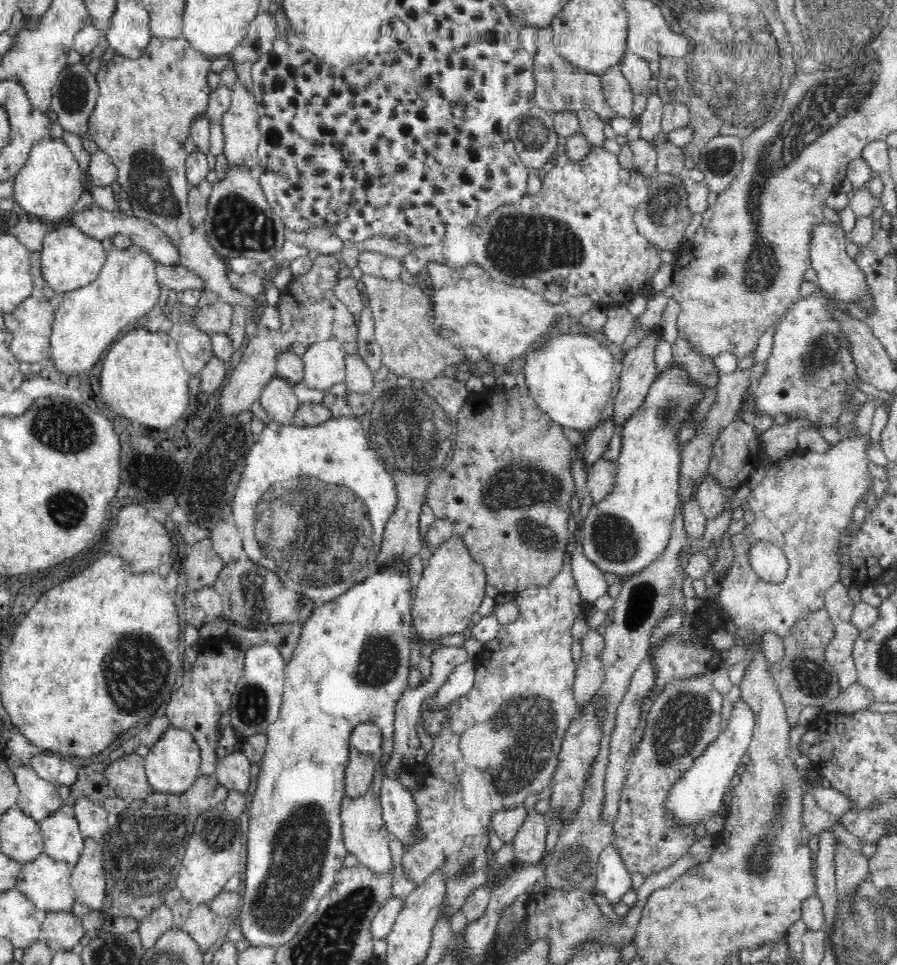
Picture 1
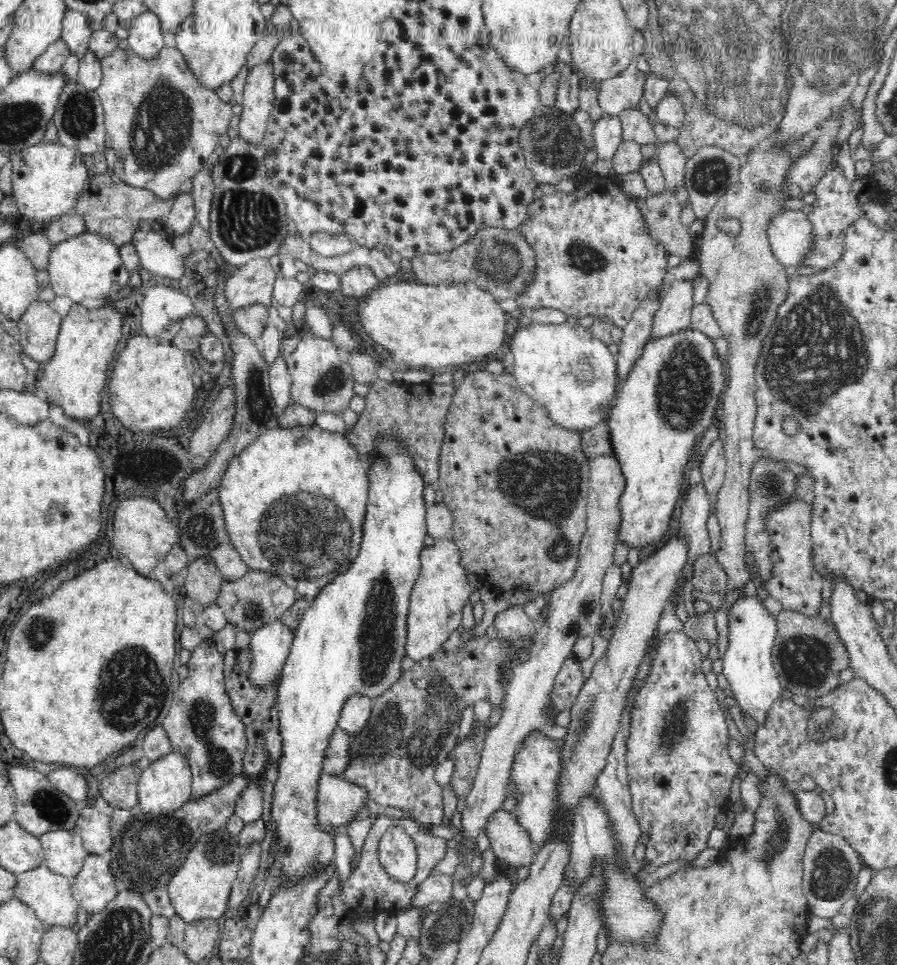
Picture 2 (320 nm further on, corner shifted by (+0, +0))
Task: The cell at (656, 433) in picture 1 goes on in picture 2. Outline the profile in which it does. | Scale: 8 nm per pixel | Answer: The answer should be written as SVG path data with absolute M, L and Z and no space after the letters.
M688 327L680 330L680 332L674 332L674 334L668 334L668 336L658 336L658 338L650 334L646 338L646 342L644 342L642 354L640 354L638 360L628 370L624 380L619 381L606 421L609 424L613 454L618 459L621 471L625 476L625 489L619 506L621 508L621 525L617 529L617 536L620 536L620 540L624 540L628 546L632 546L632 548L634 546L640 546L642 548L642 546L648 546L648 544L658 542L664 534L670 534L672 512L674 512L674 508L681 502L680 490L682 490L684 468L689 464L688 460L690 460L690 456L694 452L694 446L698 444L698 440L705 434L708 427L713 424L712 420L714 420L714 414L716 414L716 408L718 408L718 398L720 398L720 395L725 389L726 379L724 377L724 366L720 362L713 340L708 338L701 330L694 330Z

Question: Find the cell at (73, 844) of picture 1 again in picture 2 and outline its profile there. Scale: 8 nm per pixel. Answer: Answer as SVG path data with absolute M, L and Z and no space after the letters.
M57 830L44 833L40 838L43 848L43 864L52 872L74 878L87 857L82 839L73 830Z

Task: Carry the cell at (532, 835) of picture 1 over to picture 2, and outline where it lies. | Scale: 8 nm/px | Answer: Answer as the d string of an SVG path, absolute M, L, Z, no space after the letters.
M496 810L484 826L494 856L511 866L528 866L534 855L534 844L513 812Z

